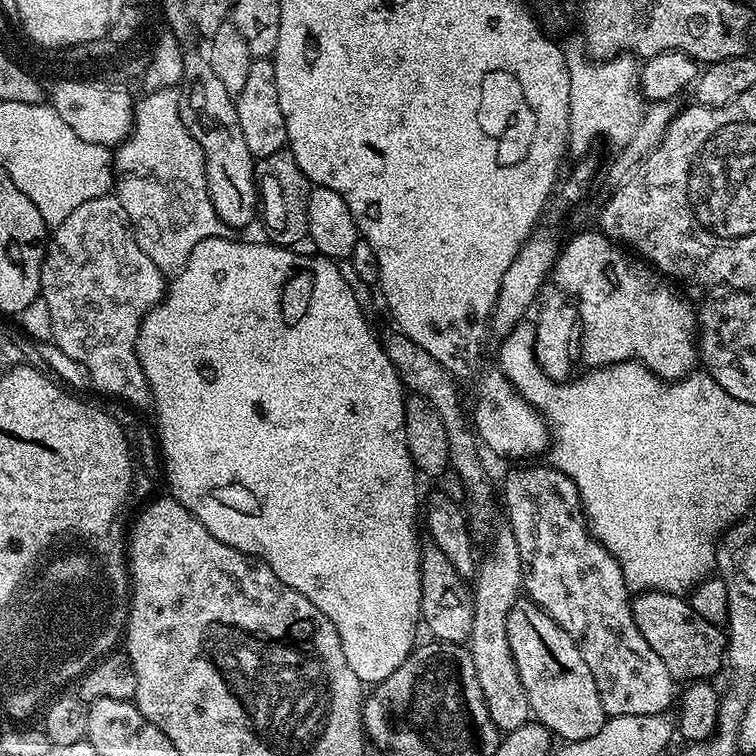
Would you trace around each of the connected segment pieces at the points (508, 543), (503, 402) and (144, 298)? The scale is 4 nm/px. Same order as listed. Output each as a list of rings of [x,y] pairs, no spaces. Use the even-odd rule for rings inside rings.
[[[507,526],[497,527],[495,531],[491,533],[490,539],[487,541],[488,549],[482,552],[482,559],[479,561],[478,567],[476,569],[476,575],[474,577],[474,585],[476,584],[476,590],[474,586],[474,591],[472,595],[472,633],[468,635],[466,641],[466,647],[469,654],[474,658],[474,670],[478,670],[478,682],[482,682],[482,694],[486,698],[486,706],[490,710],[490,718],[494,723],[496,723],[497,728],[500,729],[501,733],[507,734],[515,730],[518,726],[522,726],[527,723],[530,718],[530,709],[527,702],[526,690],[523,689],[522,680],[519,678],[518,670],[515,666],[515,660],[512,657],[510,650],[510,642],[507,641],[507,616],[510,614],[513,606],[516,604],[518,597],[522,592],[522,585],[524,583],[524,567],[522,566],[522,554],[518,554],[518,541],[515,540],[514,534],[511,528]]]
[[[493,370],[484,376],[480,397],[476,400],[474,428],[479,439],[488,444],[512,444],[512,456],[520,462],[523,456],[530,456],[549,447],[550,429],[543,416],[532,405],[521,398],[516,388],[505,380],[503,372]],[[485,440],[485,441],[484,441]]]
[[[115,194],[82,202],[54,229],[46,244],[40,296],[50,310],[54,344],[88,371],[98,391],[133,409],[147,409],[152,399],[138,362],[136,339],[140,321],[166,295],[164,276],[138,246],[126,210]]]

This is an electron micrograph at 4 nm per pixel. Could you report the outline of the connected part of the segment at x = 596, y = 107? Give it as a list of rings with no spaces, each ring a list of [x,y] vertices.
[[[579,43],[567,45],[564,48],[564,61],[568,64],[568,77],[570,78],[570,118],[568,119],[568,152],[575,155],[576,158],[581,158],[589,155],[593,151],[592,143],[595,142],[599,136],[608,136],[608,140],[617,146],[623,146],[630,142],[630,138],[634,134],[634,130],[638,130],[638,122],[644,117],[644,110],[646,107],[645,101],[642,99],[642,94],[638,89],[640,84],[640,69],[641,65],[638,63],[637,57],[632,54],[621,54],[615,56],[612,60],[594,60],[588,55],[587,51]]]

